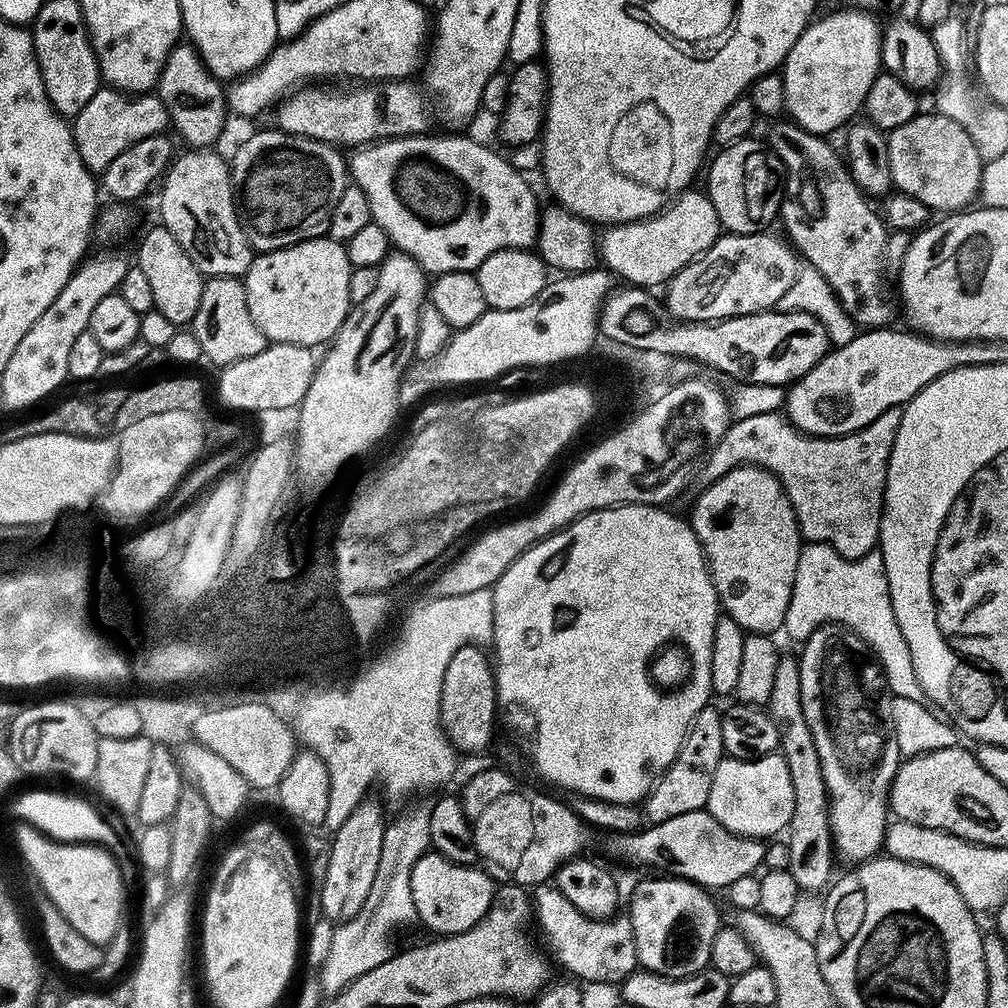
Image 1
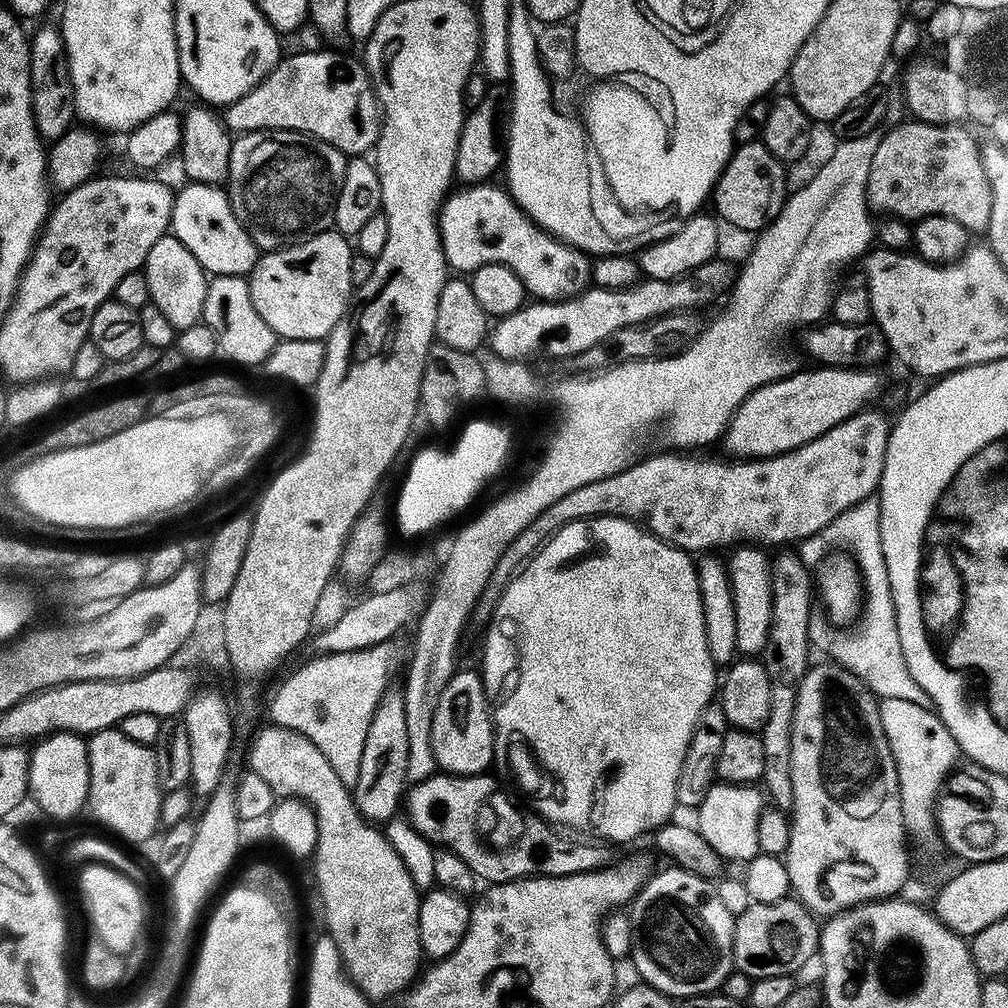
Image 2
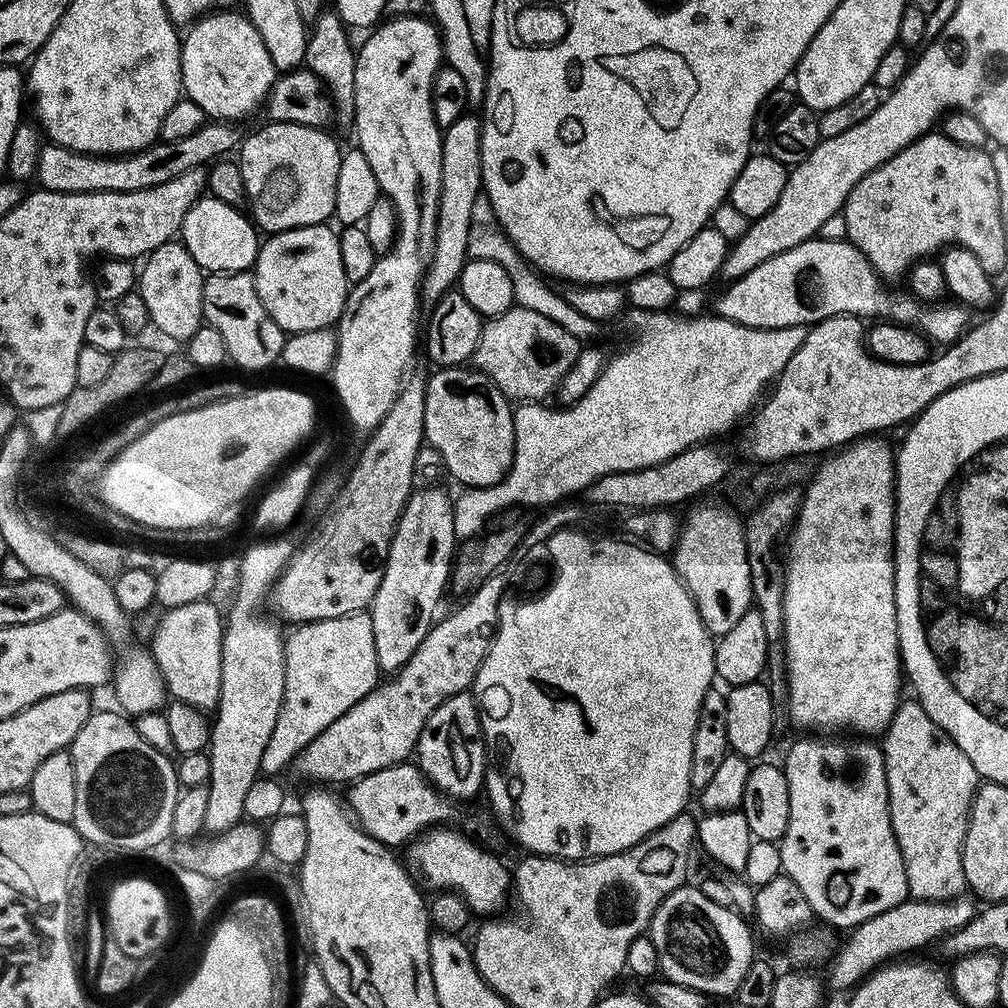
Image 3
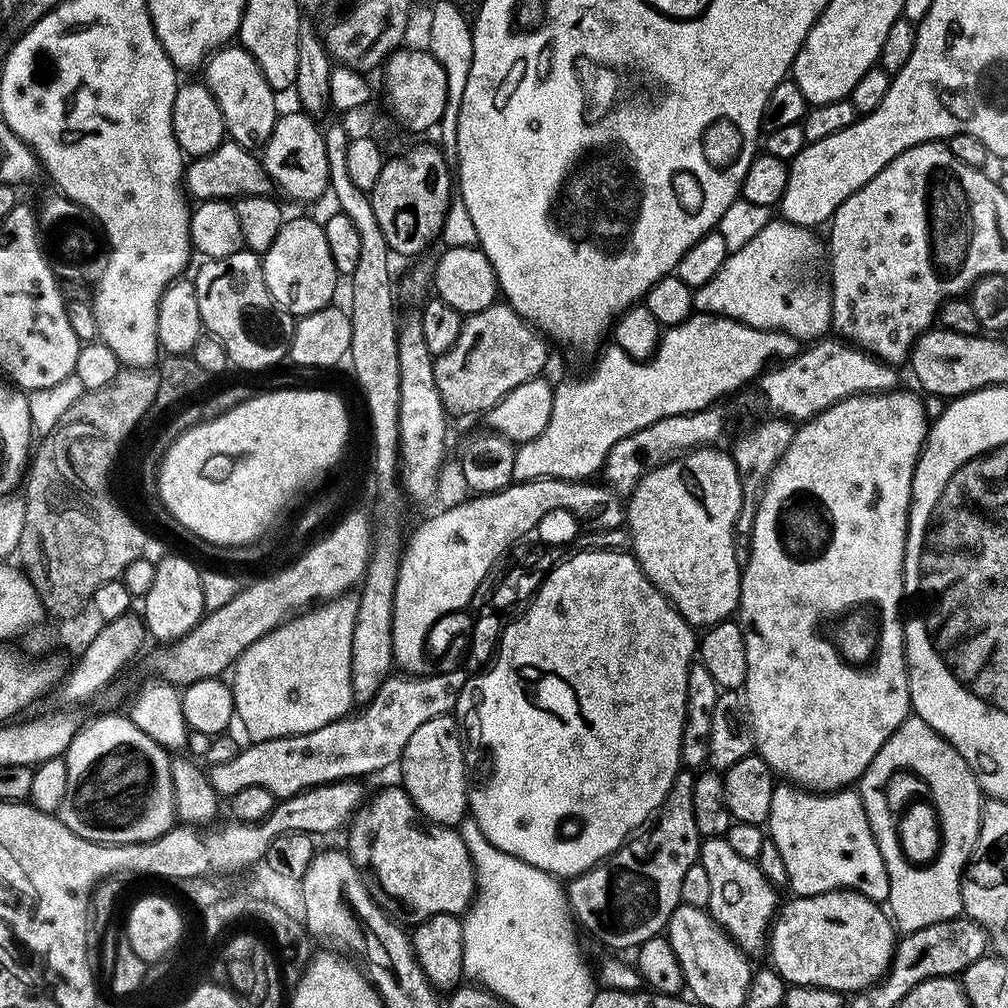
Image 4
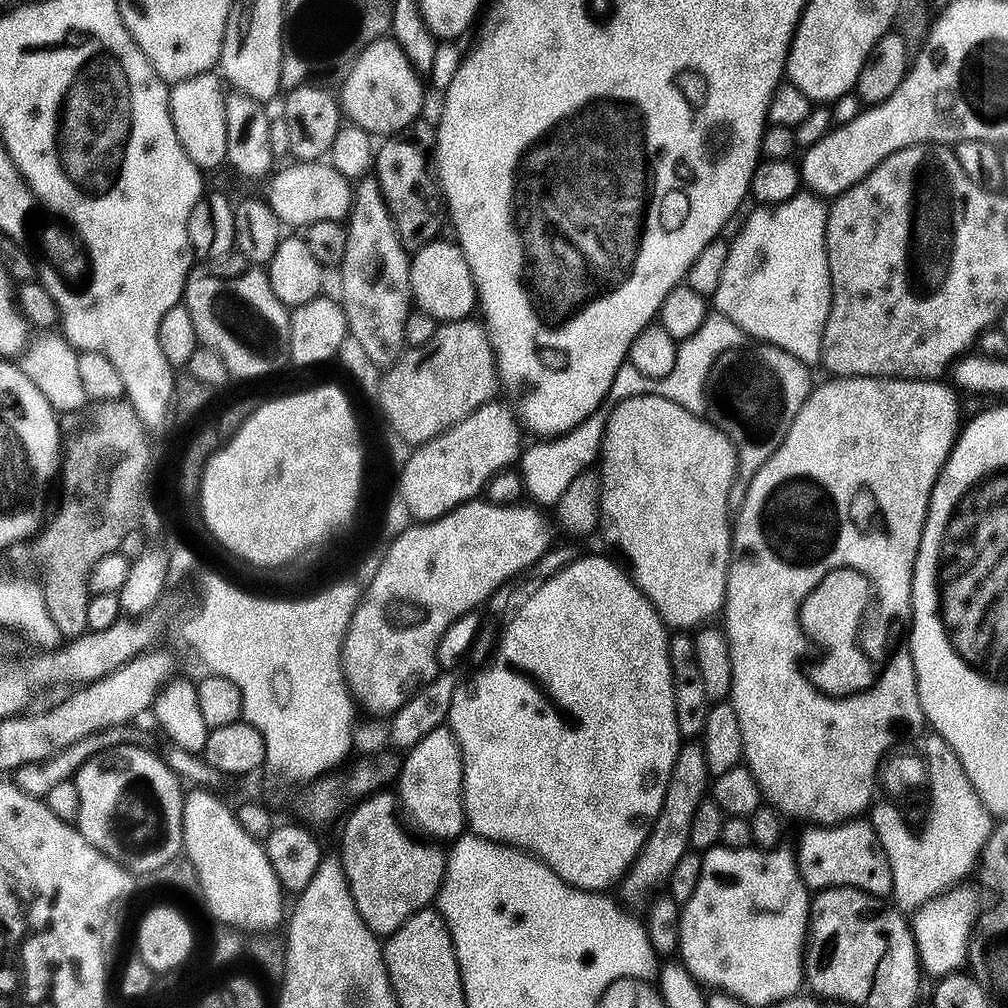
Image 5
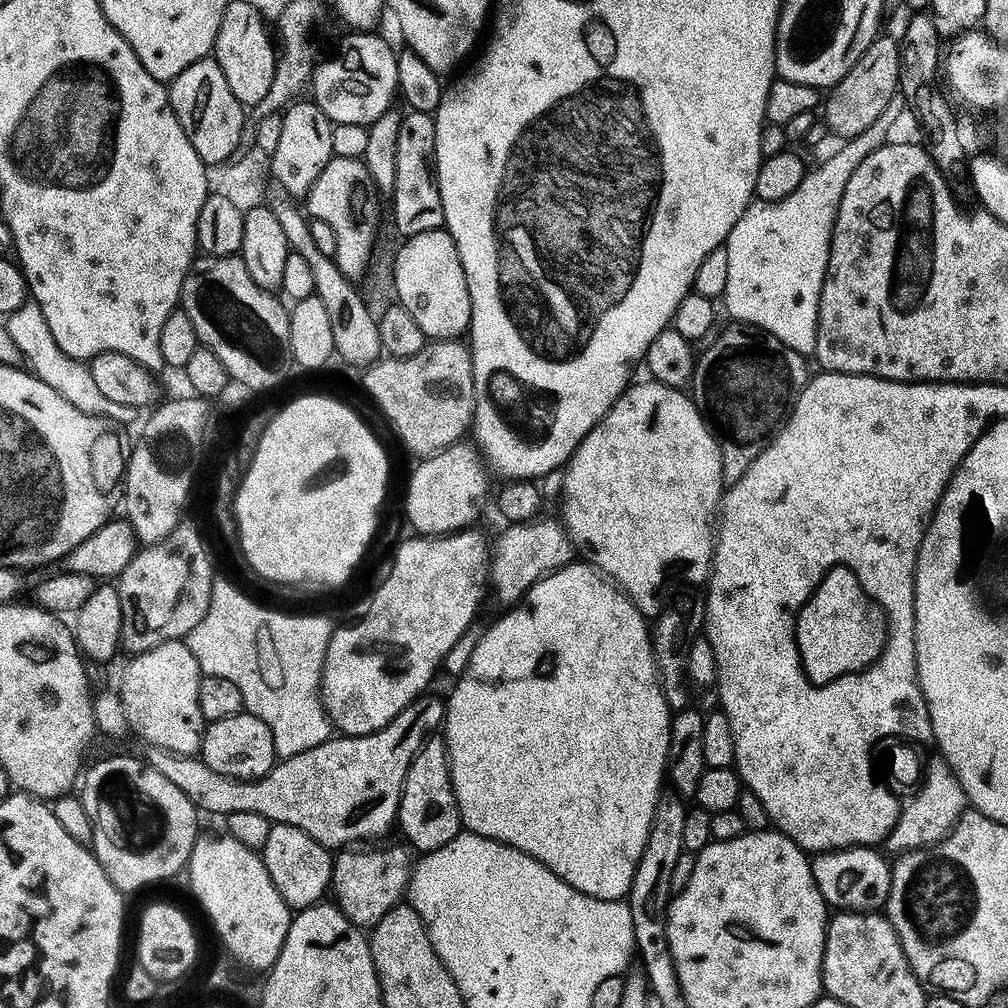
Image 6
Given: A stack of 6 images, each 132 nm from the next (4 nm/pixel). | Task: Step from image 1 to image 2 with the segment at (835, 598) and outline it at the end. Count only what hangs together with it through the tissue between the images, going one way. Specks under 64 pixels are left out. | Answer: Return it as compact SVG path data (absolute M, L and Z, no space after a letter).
M869 498L858 502L850 510L838 514L834 522L830 522L825 528L798 544L798 555L802 562L809 566L819 565L829 550L843 550L856 561L864 582L864 603L858 623L847 630L838 630L837 625L824 618L813 619L808 631L809 645L813 649L825 648L826 651L833 652L836 655L833 657L845 668L849 668L880 700L903 698L917 706L932 708L930 694L926 694L926 690L922 690L922 686L914 682L914 674L910 674L906 658L902 654L894 594L890 586L890 570L886 570L886 554L882 550L879 499Z

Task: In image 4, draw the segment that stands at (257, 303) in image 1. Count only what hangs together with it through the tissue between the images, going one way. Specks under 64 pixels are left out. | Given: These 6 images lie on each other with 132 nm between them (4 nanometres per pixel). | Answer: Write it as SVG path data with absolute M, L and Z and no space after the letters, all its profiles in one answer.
M304 216L297 220L285 219L282 230L278 230L278 238L274 238L267 252L263 253L262 263L266 286L276 307L289 317L309 316L333 303L338 273L334 258L330 258L330 246L326 243L324 226L319 219L307 220Z

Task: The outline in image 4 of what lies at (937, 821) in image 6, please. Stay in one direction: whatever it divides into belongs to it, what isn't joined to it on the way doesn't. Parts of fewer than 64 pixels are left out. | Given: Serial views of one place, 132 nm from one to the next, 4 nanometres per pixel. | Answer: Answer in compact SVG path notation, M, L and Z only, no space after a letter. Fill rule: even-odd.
M909 714L902 722L902 726L898 726L898 730L894 730L894 734L890 734L890 738L886 738L882 750L878 750L878 754L874 754L874 764L866 766L866 770L860 775L858 791L866 806L866 818L870 822L874 838L878 842L882 862L886 866L886 874L888 875L886 908L895 927L901 933L907 934L922 930L926 926L934 926L934 922L957 919L961 913L956 909L956 904L964 904L960 893L960 878L964 875L964 870L967 868L972 854L972 848L976 845L976 839L980 833L980 817L984 814L986 803L977 773L973 772L972 767L962 758L962 754L958 754L958 750L945 736L939 736L922 717ZM882 764L900 764L896 766L920 764L918 775L929 786L936 788L936 800L940 800L940 808L944 808L944 820L948 820L948 844L944 844L944 856L940 856L940 860L936 860L936 868L928 868L928 872L916 872L916 868L908 868L902 850L896 845L896 834L892 832L892 820L889 819L887 812L889 802L886 800L886 793L876 792L872 789L872 780L878 774L877 766L882 766Z

